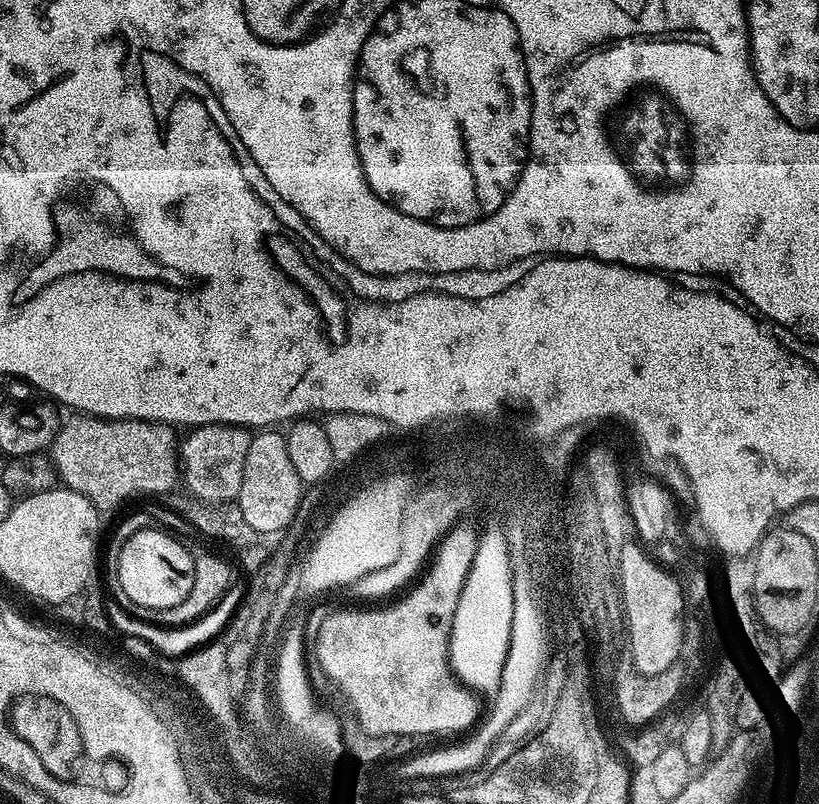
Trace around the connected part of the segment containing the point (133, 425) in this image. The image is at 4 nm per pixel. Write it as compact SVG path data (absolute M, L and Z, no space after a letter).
M72 414L61 423L50 445L50 459L59 483L85 496L98 510L116 508L123 500L141 492L152 496L155 492L171 493L181 475L178 459L177 429L170 424L155 424L149 420L104 420L101 416Z

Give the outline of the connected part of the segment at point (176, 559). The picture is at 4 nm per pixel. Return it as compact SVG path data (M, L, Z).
M153 526L134 534L122 548L118 558L118 577L127 597L139 606L178 606L190 586L194 586L194 556L188 553L178 541Z

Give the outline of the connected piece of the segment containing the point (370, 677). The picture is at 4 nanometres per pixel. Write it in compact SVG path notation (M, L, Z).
M453 527L440 540L426 571L419 577L420 585L413 592L405 591L405 596L397 604L389 608L376 606L373 612L333 610L317 635L317 652L328 652L325 674L335 687L344 691L350 708L358 712L362 730L371 735L433 735L439 728L464 728L464 724L468 724L476 713L477 697L472 696L473 693L453 675L448 658L452 619L471 568L478 537L475 531L472 533L470 529L462 527Z

